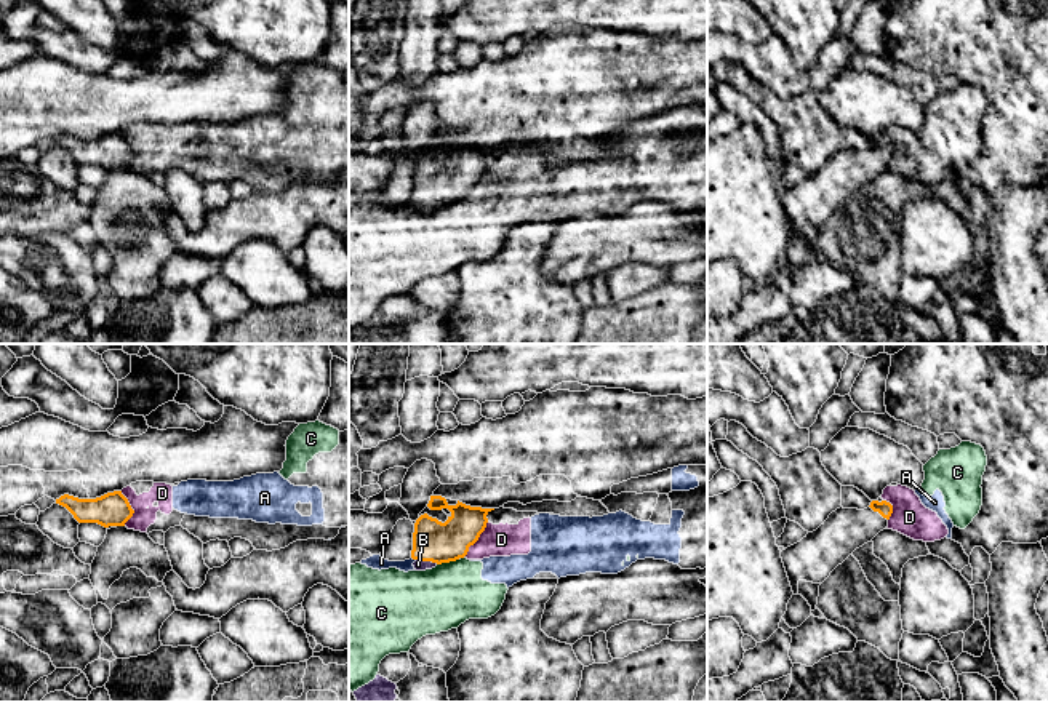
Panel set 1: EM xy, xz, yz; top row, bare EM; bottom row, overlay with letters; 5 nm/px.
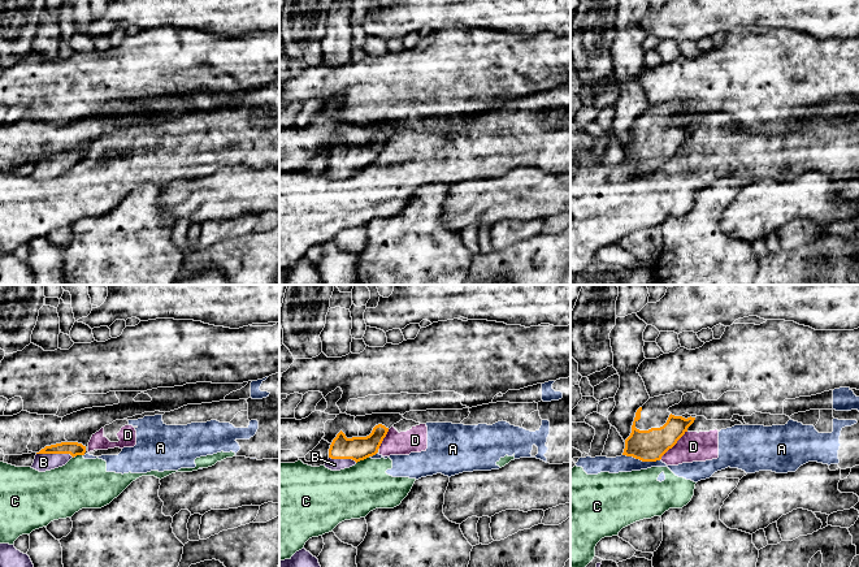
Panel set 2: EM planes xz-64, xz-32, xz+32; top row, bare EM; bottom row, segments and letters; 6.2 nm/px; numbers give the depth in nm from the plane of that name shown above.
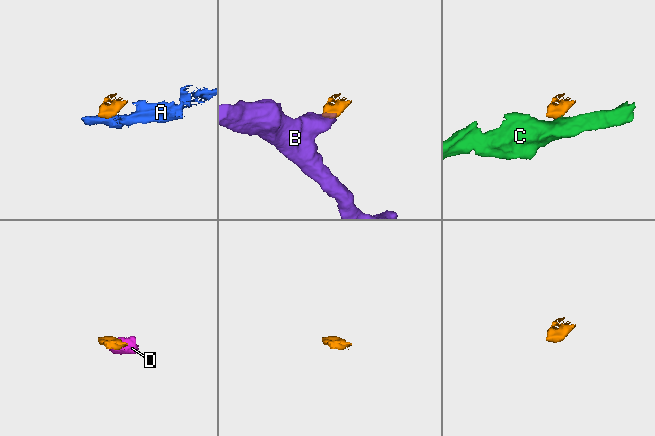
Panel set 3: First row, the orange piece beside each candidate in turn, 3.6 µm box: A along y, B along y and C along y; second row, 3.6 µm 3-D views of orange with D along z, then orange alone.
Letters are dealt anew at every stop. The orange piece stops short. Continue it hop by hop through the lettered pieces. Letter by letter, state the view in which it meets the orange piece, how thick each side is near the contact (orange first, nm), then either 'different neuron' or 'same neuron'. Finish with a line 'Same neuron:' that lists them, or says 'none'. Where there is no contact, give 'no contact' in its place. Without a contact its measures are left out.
A: contact in xz; calibres 200 and 80 nm; different neuron
B: contact in xz; calibres 200 and 50 nm; same neuron
C: contact in xz; calibres 200 and 320 nm; different neuron
D: contact in xz; calibres 200 and 160 nm; different neuron
Same neuron: B

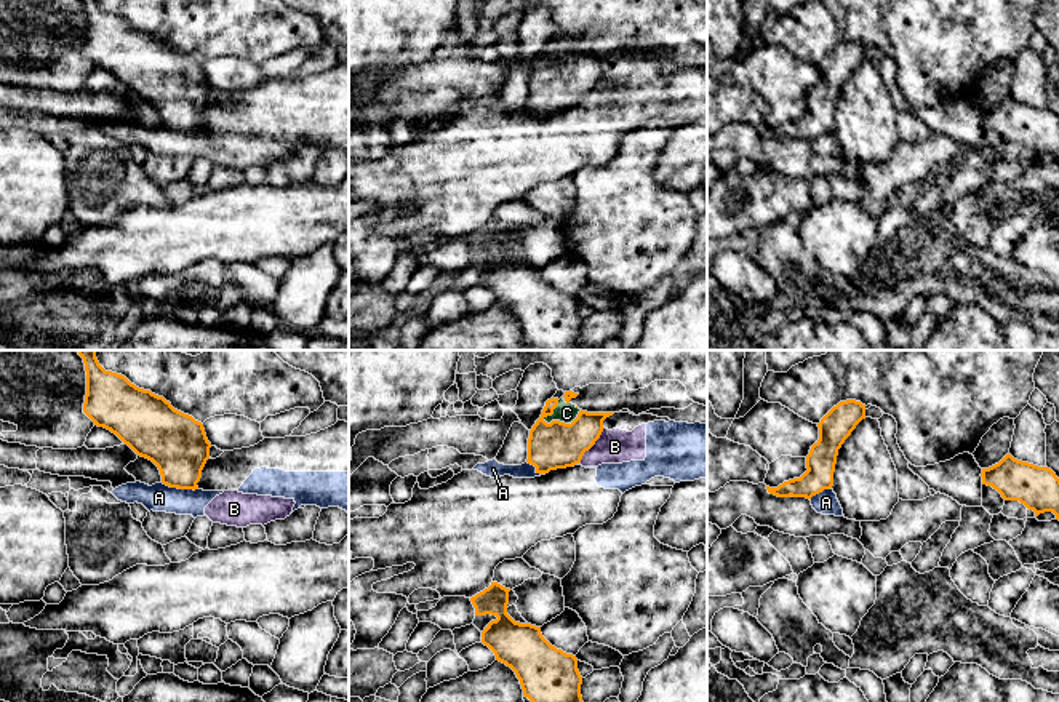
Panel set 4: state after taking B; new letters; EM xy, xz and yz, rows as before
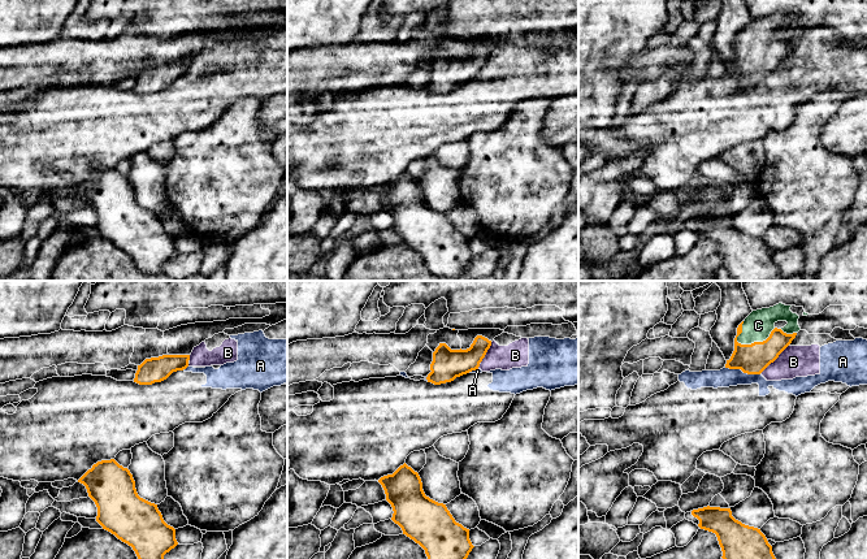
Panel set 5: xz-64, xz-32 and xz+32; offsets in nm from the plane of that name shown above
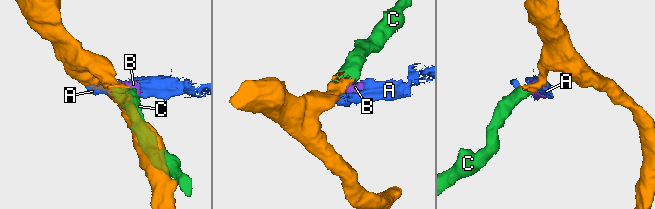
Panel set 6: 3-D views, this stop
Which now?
A: contact in xy; calibres 300 and 140 nm; different neuron
B: contact in xz; calibres 240 and 180 nm; different neuron
C: contact in xz; calibres 240 and 100 nm; same neuron
Same neuron: C

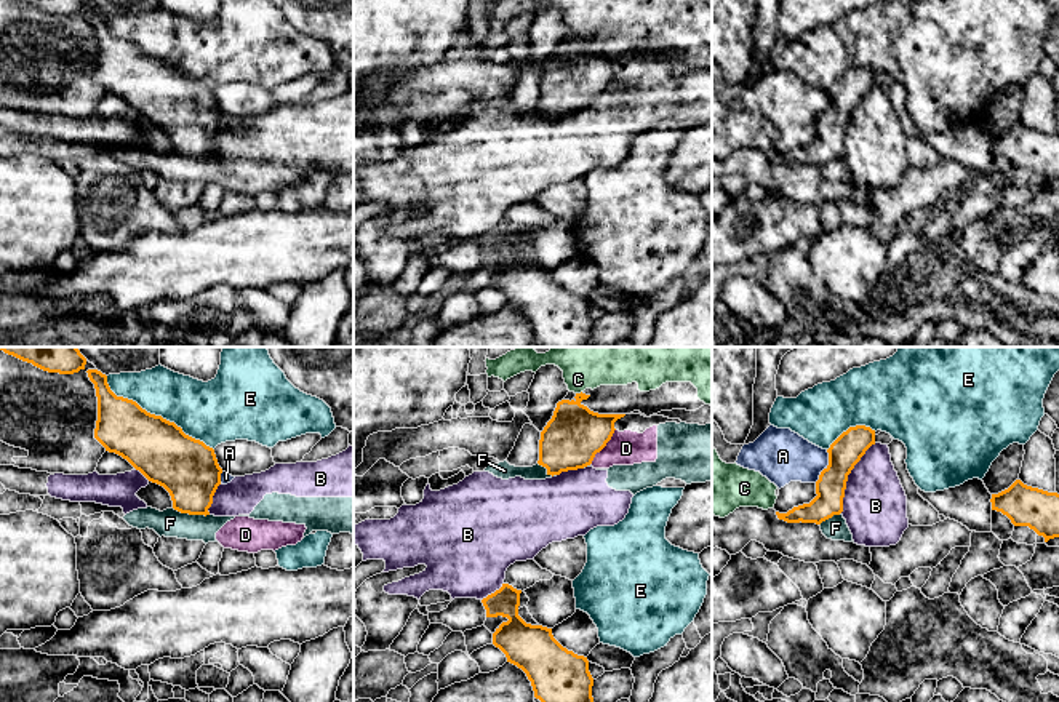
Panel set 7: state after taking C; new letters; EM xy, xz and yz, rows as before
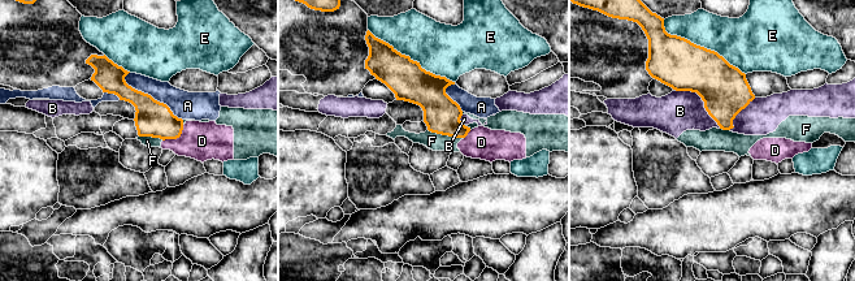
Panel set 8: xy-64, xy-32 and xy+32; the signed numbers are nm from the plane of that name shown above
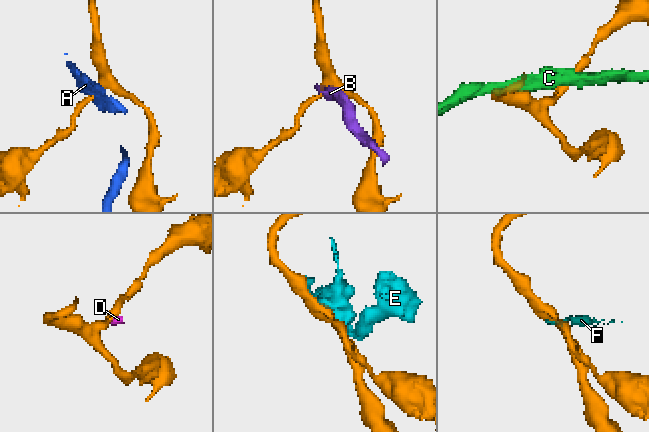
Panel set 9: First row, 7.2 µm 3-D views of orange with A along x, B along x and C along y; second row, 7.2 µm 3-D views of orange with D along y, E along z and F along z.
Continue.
A: contact in yz; calibres 160 and 260 nm; different neuron
B: contact in yz; calibres 160 and 320 nm; different neuron
C: contact in xz; calibres 280 and 380 nm; different neuron
D: contact in xz; calibres 280 and 180 nm; different neuron
E: contact in xy; calibres 300 and 280 nm; different neuron
F: contact in xy; calibres 300 and 140 nm; different neuron
Same neuron: none

